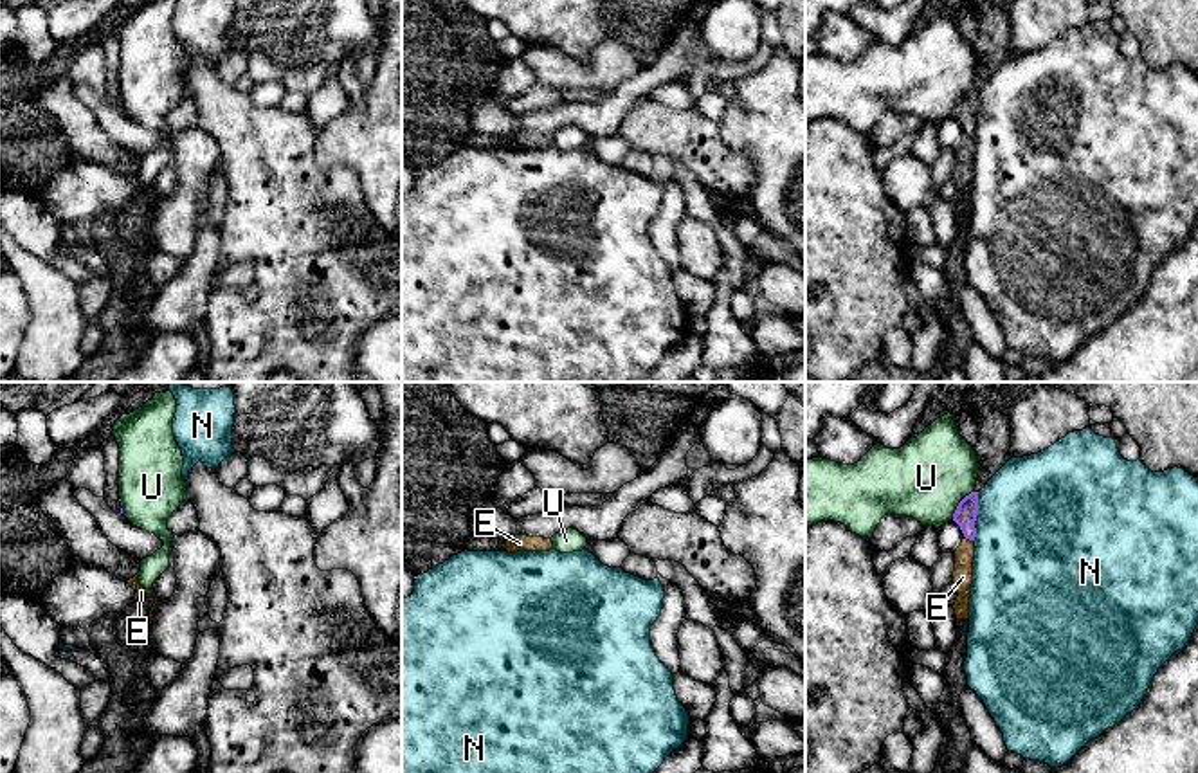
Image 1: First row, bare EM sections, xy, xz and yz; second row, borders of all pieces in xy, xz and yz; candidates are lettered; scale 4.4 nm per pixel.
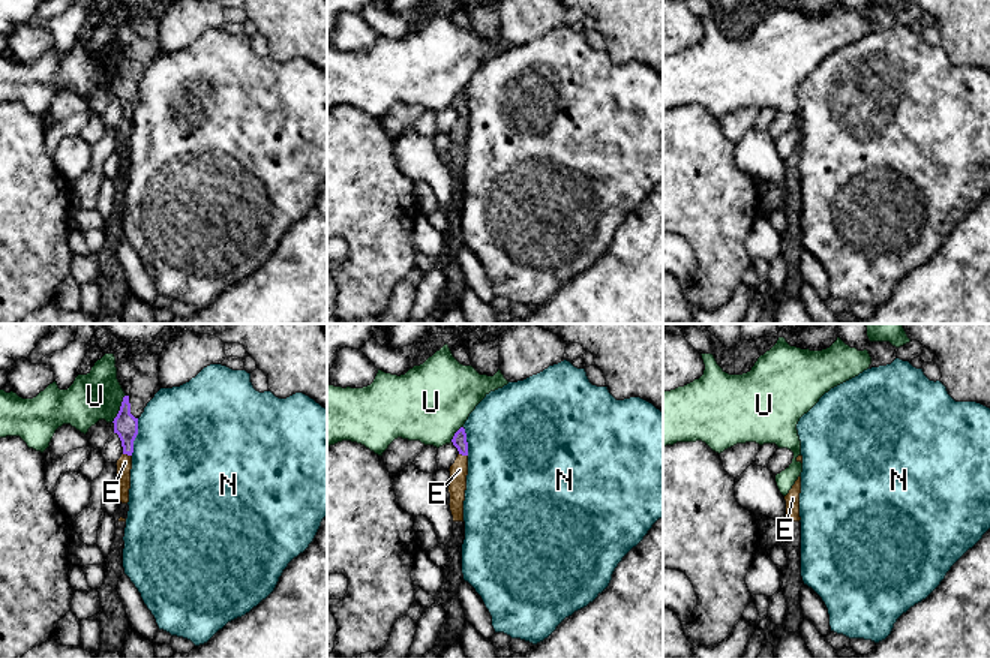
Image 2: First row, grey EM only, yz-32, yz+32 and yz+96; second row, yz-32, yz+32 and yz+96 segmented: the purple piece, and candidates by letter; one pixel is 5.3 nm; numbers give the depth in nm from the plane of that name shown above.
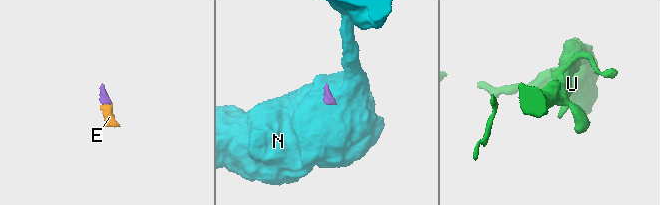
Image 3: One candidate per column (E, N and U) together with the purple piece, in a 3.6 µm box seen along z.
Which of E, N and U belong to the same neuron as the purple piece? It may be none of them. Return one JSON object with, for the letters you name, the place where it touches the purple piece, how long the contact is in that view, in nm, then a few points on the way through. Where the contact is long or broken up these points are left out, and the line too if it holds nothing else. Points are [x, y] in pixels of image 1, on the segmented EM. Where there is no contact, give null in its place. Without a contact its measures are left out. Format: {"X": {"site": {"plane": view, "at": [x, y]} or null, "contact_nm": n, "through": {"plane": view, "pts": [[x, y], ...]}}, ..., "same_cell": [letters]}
{"E": {"site": {"plane": "yz", "at": [970, 539]}, "contact_nm": 50, "through": {"plane": "yz", "pts": [[966, 512], [970, 539], [962, 577]]}}, "same_cell": ["E"]}

